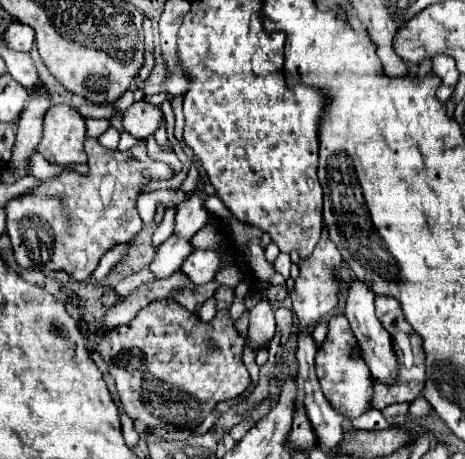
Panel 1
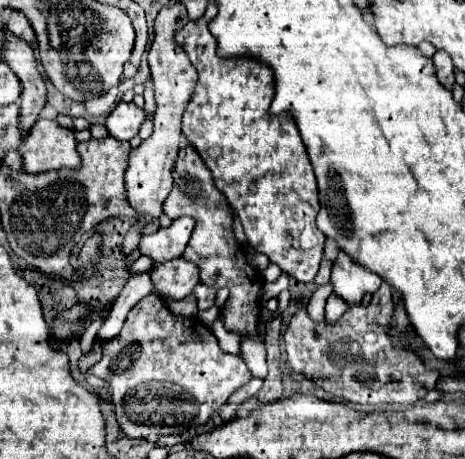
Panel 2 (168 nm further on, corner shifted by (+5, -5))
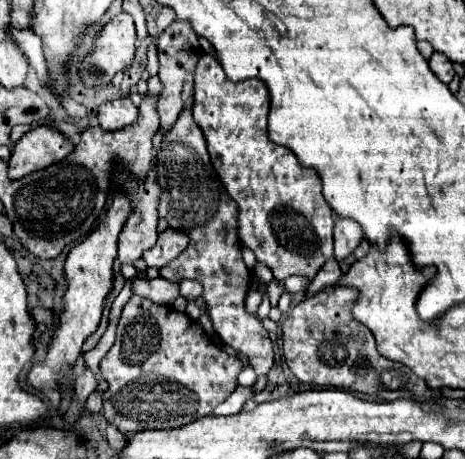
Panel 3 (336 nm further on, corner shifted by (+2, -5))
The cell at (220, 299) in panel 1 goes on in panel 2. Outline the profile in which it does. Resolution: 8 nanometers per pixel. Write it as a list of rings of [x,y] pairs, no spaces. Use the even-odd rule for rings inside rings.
[[[198,284],[194,288],[194,296],[198,300],[198,310],[208,310],[214,306],[214,300],[216,300],[216,290],[206,286],[206,284]]]

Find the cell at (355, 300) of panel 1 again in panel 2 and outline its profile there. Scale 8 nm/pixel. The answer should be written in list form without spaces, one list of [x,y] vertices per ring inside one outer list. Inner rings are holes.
[[[342,250],[338,254],[338,260],[332,268],[332,288],[334,294],[338,294],[342,300],[348,302],[362,302],[366,294],[374,294],[378,286],[382,284],[382,278],[376,274],[370,274],[362,266],[354,264]]]

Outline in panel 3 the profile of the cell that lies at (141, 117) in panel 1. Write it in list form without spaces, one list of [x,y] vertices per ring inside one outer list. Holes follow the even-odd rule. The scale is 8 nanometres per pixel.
[[[119,98],[111,100],[99,106],[97,120],[99,126],[105,130],[121,130],[137,120],[137,106],[129,98]]]

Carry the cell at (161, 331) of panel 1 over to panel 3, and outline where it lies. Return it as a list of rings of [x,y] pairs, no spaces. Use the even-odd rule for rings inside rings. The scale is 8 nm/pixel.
[[[131,296],[121,310],[115,344],[101,360],[101,374],[109,382],[103,398],[105,420],[113,420],[125,436],[145,428],[183,426],[225,402],[237,388],[241,368],[243,362],[215,348],[187,314]]]

